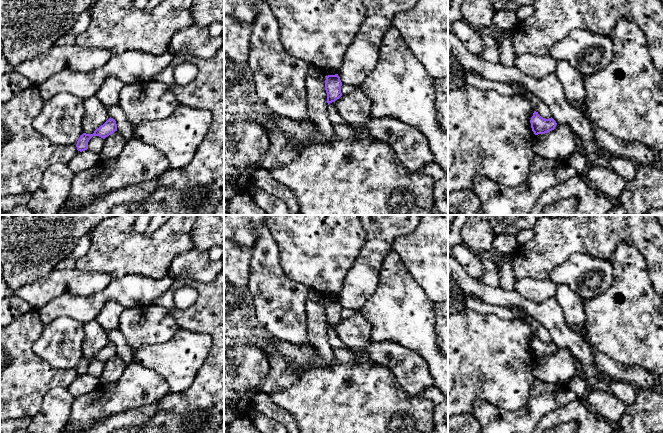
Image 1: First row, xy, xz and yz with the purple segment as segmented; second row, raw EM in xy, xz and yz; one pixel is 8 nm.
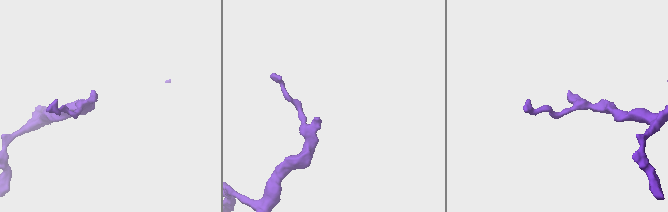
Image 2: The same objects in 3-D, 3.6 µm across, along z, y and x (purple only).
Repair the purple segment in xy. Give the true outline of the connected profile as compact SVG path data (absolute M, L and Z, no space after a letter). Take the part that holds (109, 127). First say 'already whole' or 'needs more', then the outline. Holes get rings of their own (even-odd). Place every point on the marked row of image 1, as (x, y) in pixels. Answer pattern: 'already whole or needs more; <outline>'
already whole; M109 118L103 125L97 128L93 134L83 133L77 141L77 150L82 152L88 149L88 142L93 136L99 136L103 139L117 131L117 124L113 118Z

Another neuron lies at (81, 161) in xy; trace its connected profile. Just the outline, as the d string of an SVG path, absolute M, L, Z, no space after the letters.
M89 149L78 151L67 163L74 175L92 168L100 159L99 155L91 152Z

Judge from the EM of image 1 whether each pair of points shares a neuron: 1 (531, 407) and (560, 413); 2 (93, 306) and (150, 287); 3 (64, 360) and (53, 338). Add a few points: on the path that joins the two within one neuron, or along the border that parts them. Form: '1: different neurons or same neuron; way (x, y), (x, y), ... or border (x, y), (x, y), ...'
1: different neurons; border (572, 400), (549, 411), (538, 422)
2: same neuron; way (107, 294), (116, 290), (136, 290)
3: same neuron; way (64, 355), (56, 343)

